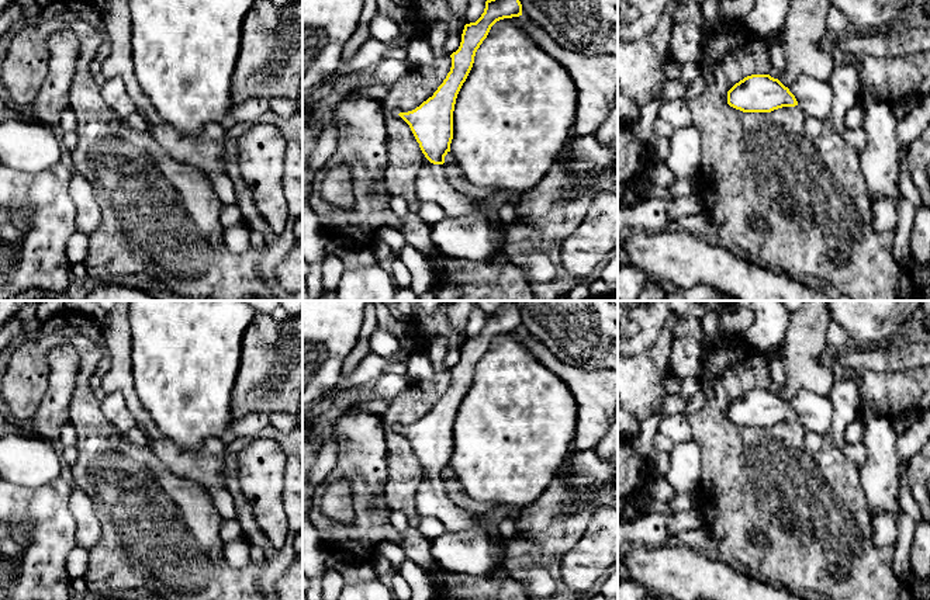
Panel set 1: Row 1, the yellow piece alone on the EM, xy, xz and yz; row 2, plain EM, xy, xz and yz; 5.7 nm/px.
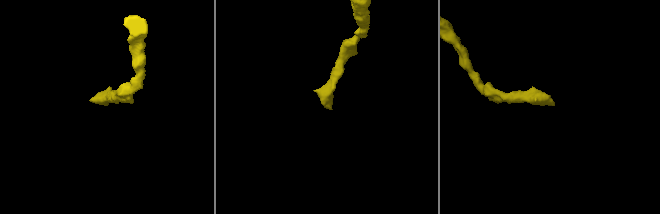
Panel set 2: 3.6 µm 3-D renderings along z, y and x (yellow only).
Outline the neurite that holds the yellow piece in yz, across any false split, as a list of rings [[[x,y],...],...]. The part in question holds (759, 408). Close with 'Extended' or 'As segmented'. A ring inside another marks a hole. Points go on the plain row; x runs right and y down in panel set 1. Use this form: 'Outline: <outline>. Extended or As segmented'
Outline: [[[751,389],[727,406],[727,419],[743,427],[798,420],[806,430],[824,436],[832,430],[833,405],[829,396],[812,392],[802,392],[788,403],[770,389]]]. Extended

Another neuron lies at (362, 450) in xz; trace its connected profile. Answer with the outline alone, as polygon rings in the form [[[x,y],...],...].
[[[348,409],[335,422],[338,465],[315,488],[312,507],[321,506],[326,488],[348,479],[352,485],[355,521],[352,526],[352,556],[373,559],[381,542],[400,545],[407,558],[431,578],[435,600],[532,600],[526,586],[508,576],[470,576],[440,569],[432,556],[432,541],[416,528],[397,530],[386,519],[384,486],[387,482],[387,443],[381,416]]]

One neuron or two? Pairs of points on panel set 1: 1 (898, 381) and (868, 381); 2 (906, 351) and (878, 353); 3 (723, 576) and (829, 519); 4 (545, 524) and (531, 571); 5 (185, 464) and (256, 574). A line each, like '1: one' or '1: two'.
1: one
2: one
3: two
4: one
5: two

